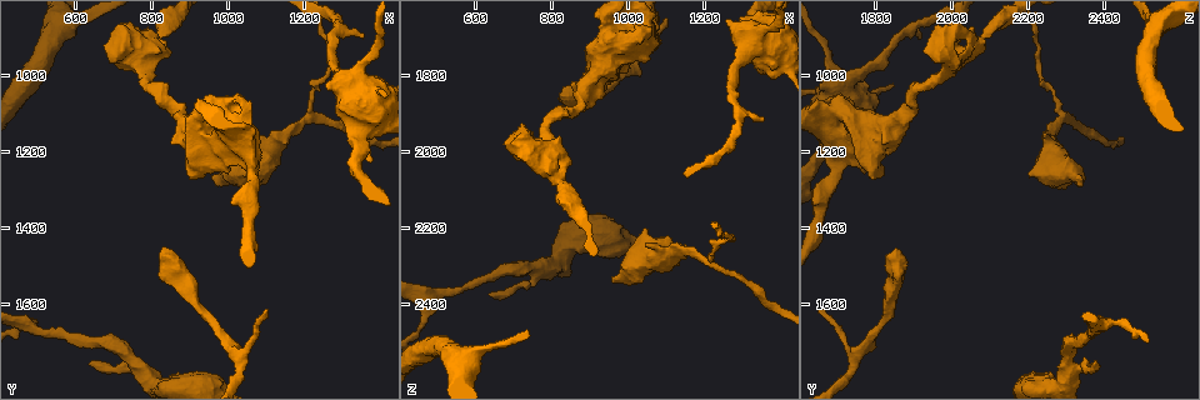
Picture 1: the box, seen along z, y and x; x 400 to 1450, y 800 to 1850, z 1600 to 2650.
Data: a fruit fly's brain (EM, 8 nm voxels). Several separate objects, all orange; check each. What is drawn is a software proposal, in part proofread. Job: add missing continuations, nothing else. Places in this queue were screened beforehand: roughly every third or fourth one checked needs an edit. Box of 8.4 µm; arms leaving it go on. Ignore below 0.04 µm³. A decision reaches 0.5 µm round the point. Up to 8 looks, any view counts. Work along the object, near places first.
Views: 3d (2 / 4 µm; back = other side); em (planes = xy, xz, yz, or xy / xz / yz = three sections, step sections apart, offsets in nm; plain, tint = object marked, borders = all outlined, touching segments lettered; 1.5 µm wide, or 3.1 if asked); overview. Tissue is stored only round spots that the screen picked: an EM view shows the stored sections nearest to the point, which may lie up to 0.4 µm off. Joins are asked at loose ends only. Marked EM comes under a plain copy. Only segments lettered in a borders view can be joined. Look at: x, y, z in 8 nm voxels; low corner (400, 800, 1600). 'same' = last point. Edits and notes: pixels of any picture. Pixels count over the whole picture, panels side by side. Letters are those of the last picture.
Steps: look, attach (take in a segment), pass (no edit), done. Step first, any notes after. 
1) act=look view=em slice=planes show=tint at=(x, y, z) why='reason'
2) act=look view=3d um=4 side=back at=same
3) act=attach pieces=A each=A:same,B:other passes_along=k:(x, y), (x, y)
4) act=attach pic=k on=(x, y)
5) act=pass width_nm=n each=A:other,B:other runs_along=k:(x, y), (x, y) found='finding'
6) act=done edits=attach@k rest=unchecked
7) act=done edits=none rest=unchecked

act=look view=3d um=4 at=(1355, 890, 1920) why='tapers out'

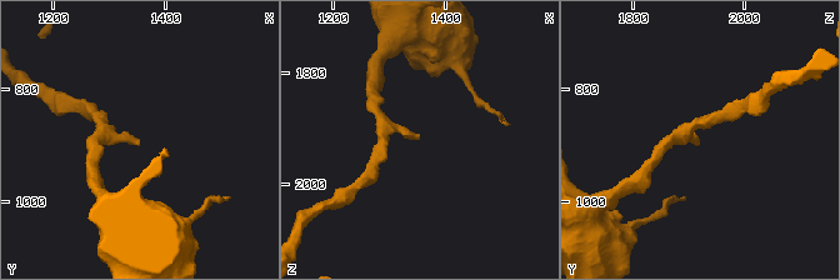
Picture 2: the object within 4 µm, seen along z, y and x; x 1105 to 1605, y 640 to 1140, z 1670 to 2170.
act=look view=em slice=xy step=8 show=tint at=(1355, 895, 1920) why='now the EM'

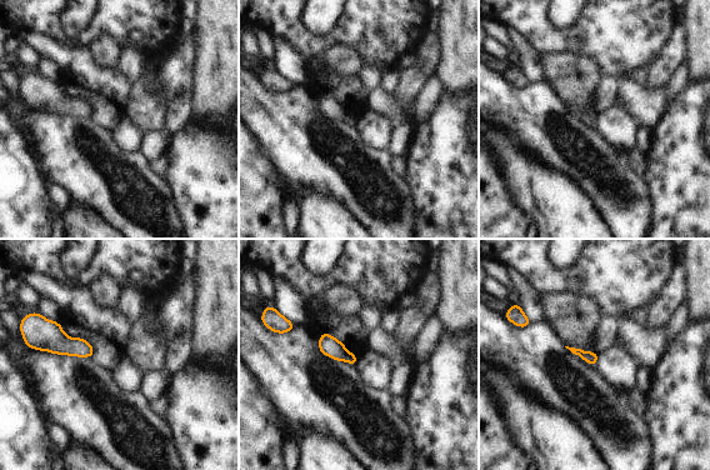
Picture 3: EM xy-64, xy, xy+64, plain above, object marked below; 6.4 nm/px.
act=look view=em slice=planes show=borders at=same why='cut it another way'

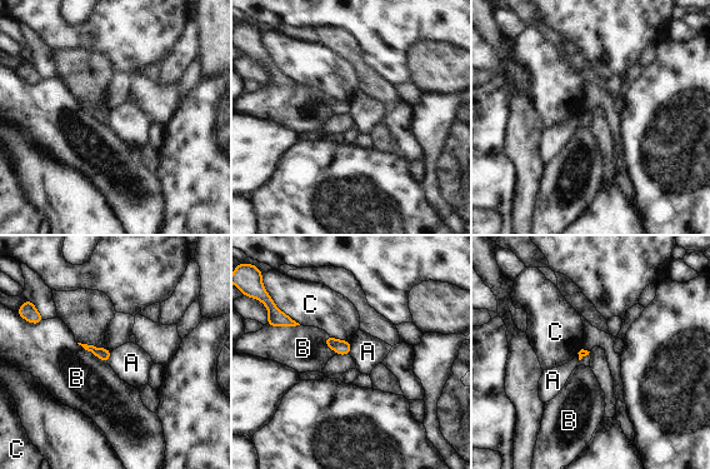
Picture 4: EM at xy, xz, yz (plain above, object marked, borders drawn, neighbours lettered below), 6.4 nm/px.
act=pass each=A:other,B:other,C:other border=4:(349, 340), (350, 353) found='no lettered segment goes on from it'

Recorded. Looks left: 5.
act=look view=em slice=yz step=4 show=borders at=(960, 1265, 2345) why='free end'

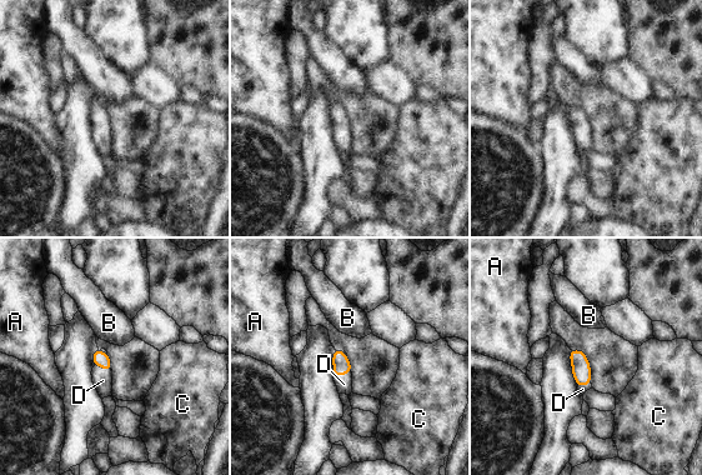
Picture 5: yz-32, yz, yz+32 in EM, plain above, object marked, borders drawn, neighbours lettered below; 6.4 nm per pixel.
act=look view=em slice=planes show=borders at=same

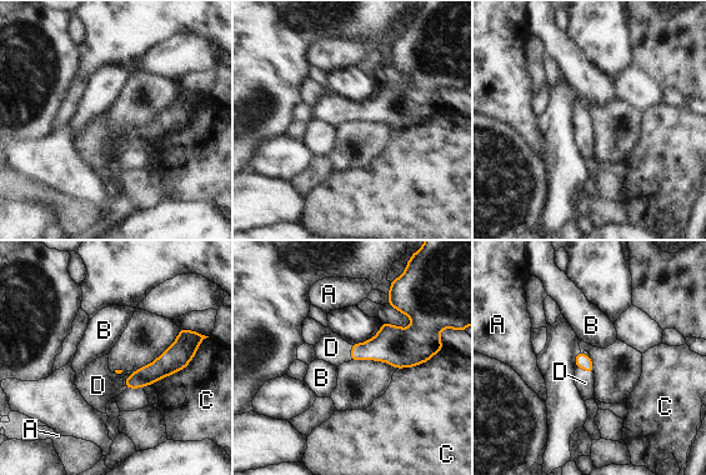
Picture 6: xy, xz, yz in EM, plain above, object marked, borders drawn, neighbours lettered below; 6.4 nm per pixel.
act=attach pieces=D each=A:other,B:other,C:other,D:same passes_along=6:(581, 360), (585, 371), (585, 383) found='the cell continues'

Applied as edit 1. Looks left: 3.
act=look view=overview why='redraw'

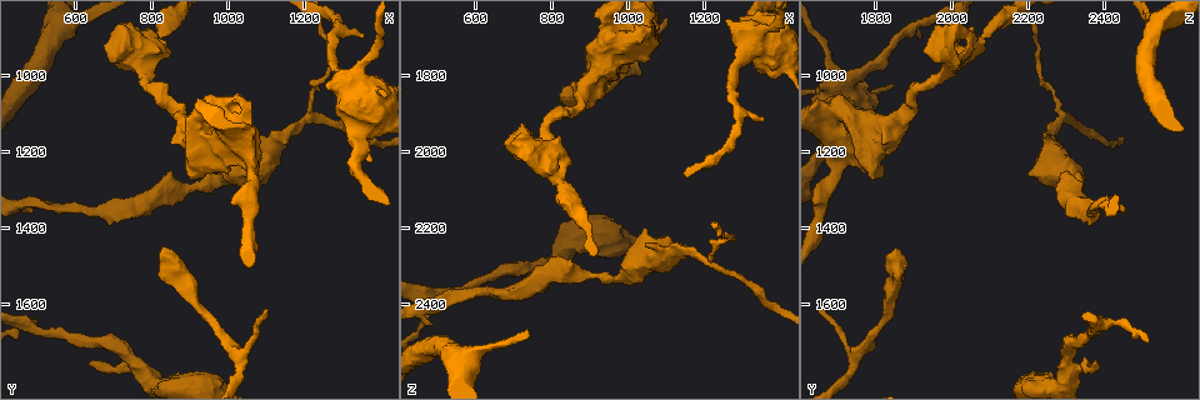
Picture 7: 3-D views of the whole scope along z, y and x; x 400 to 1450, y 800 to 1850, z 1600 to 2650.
act=look view=em slice=xz step=8 show=borders at=(640, 1745, 2375) why='tapers out'

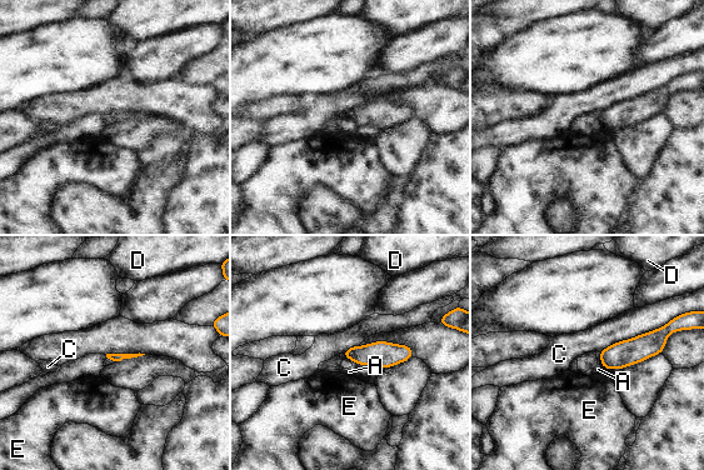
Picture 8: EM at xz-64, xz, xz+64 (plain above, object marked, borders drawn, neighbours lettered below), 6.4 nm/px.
act=look view=em slice=planes show=borders at=same why='cut it another way'

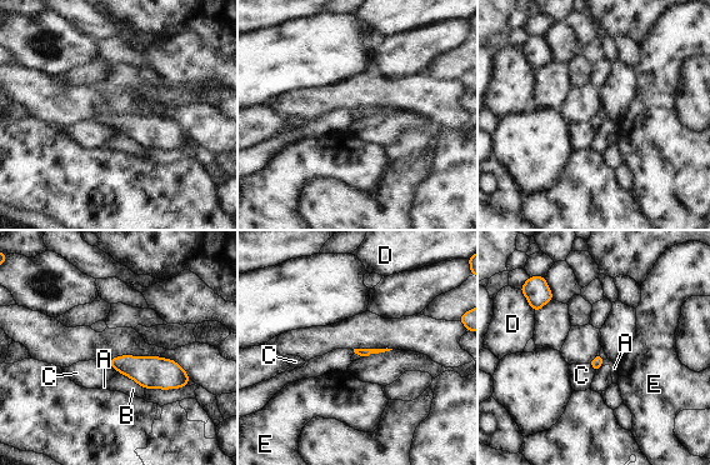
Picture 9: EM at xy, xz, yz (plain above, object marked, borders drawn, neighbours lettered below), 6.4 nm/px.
act=pass each=A:other,B:other,C:other,D:other,E:other border=9:(604, 360), (601, 365) found='no lettered segment goes on from it'

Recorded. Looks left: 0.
act=done edits=attach@6 rest=unchecked

